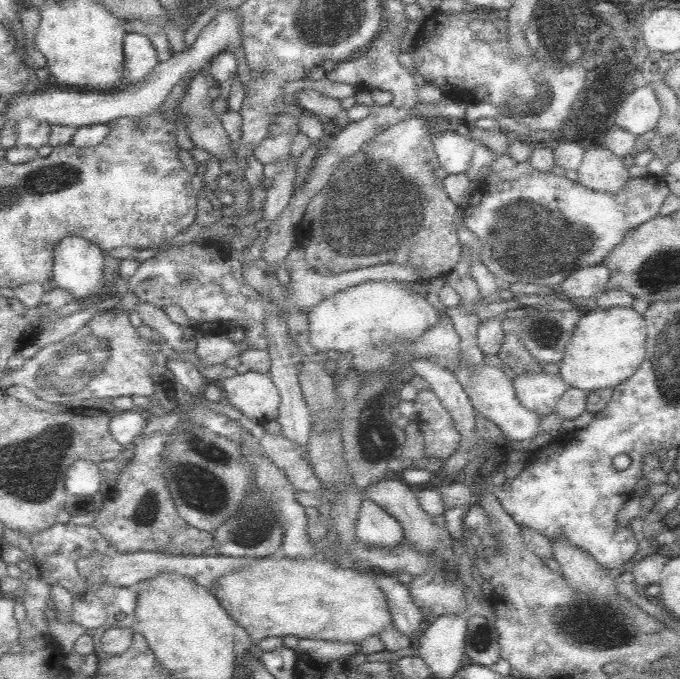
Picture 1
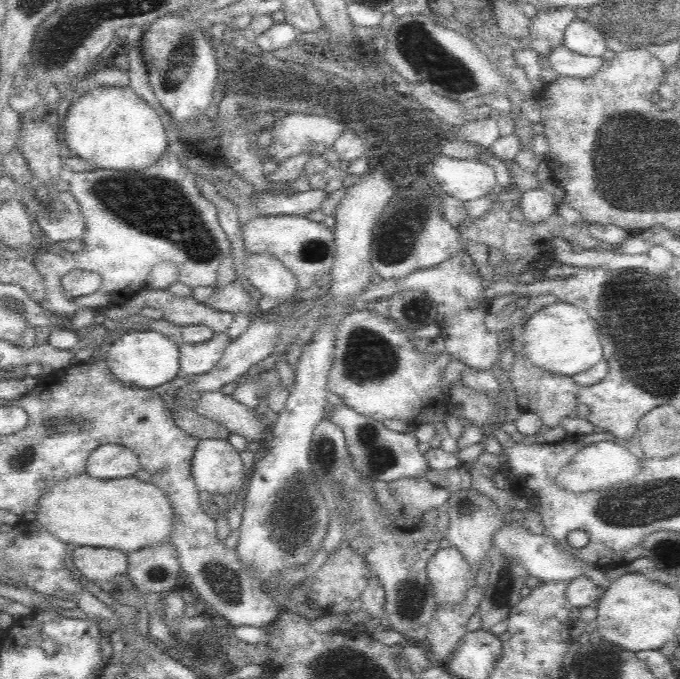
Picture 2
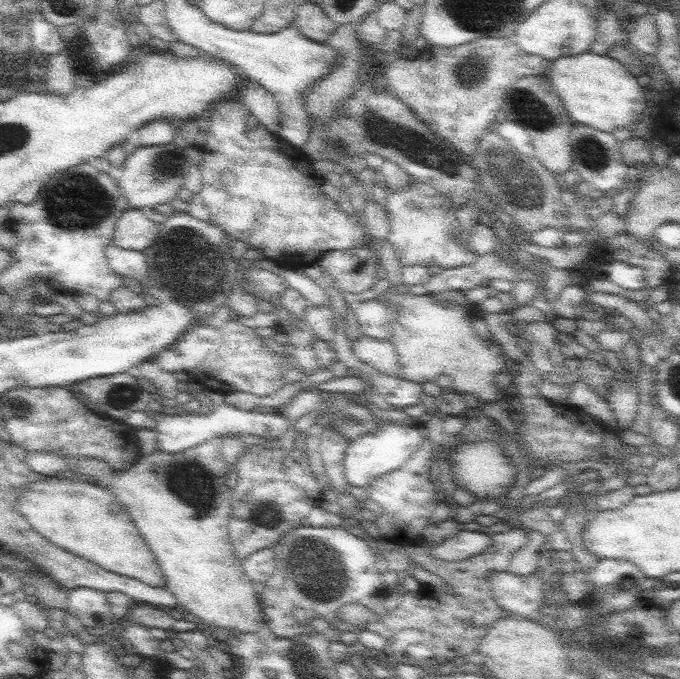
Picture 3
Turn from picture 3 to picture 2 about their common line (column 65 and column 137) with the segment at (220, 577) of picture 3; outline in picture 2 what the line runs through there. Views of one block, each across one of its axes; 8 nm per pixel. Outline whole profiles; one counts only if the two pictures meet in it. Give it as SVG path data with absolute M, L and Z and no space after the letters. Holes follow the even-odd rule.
M104 444L88 458L85 473L112 480L133 476L140 469L139 457L132 450L120 444Z

